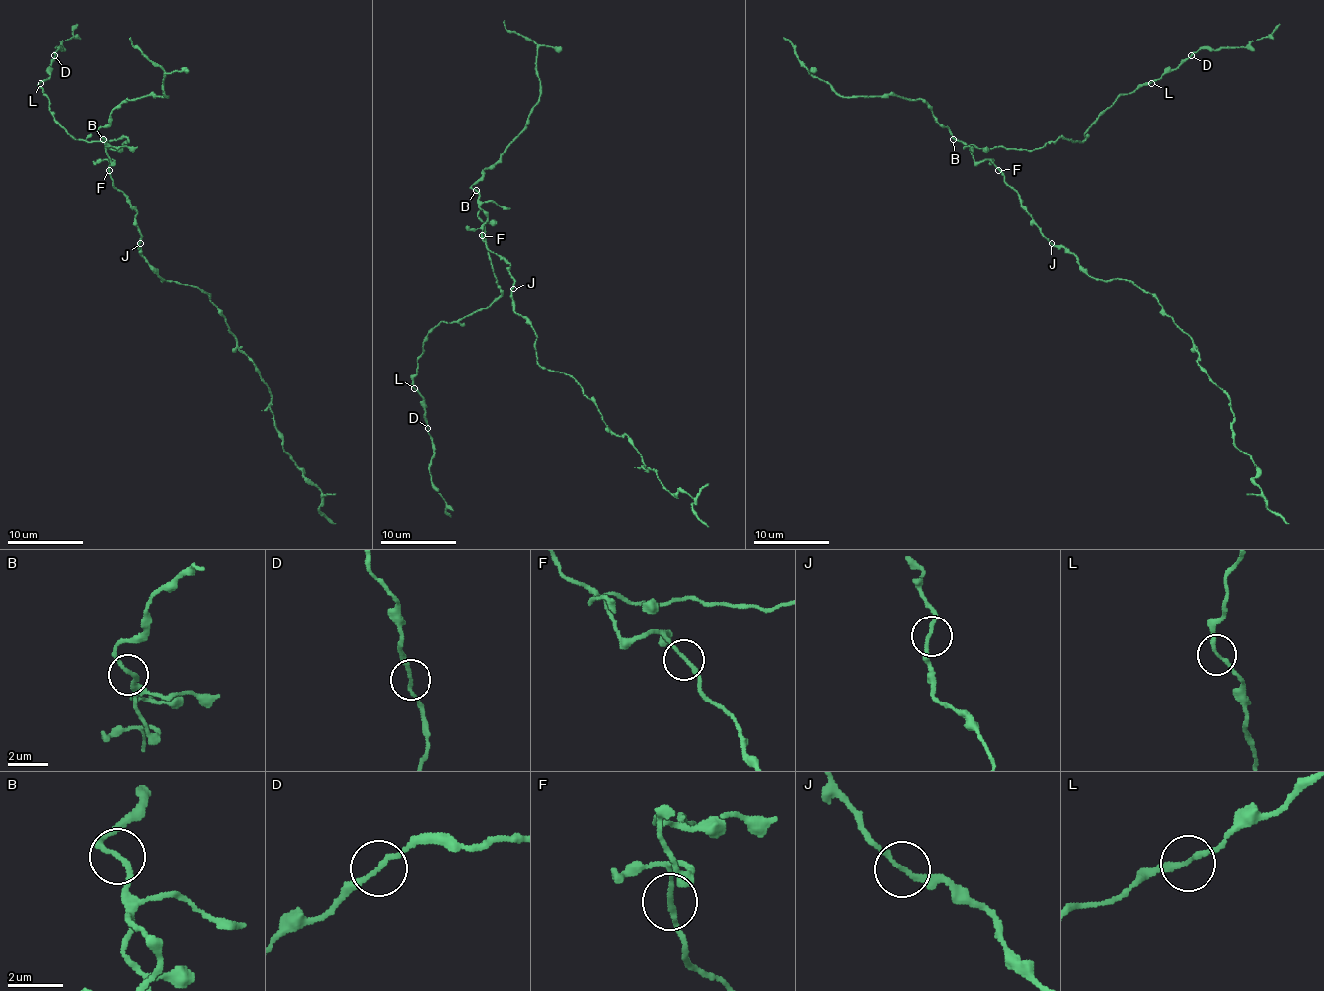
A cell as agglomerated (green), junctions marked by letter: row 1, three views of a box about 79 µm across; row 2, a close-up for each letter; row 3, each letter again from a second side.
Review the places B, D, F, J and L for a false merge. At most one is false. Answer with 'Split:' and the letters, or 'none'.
Split: none

